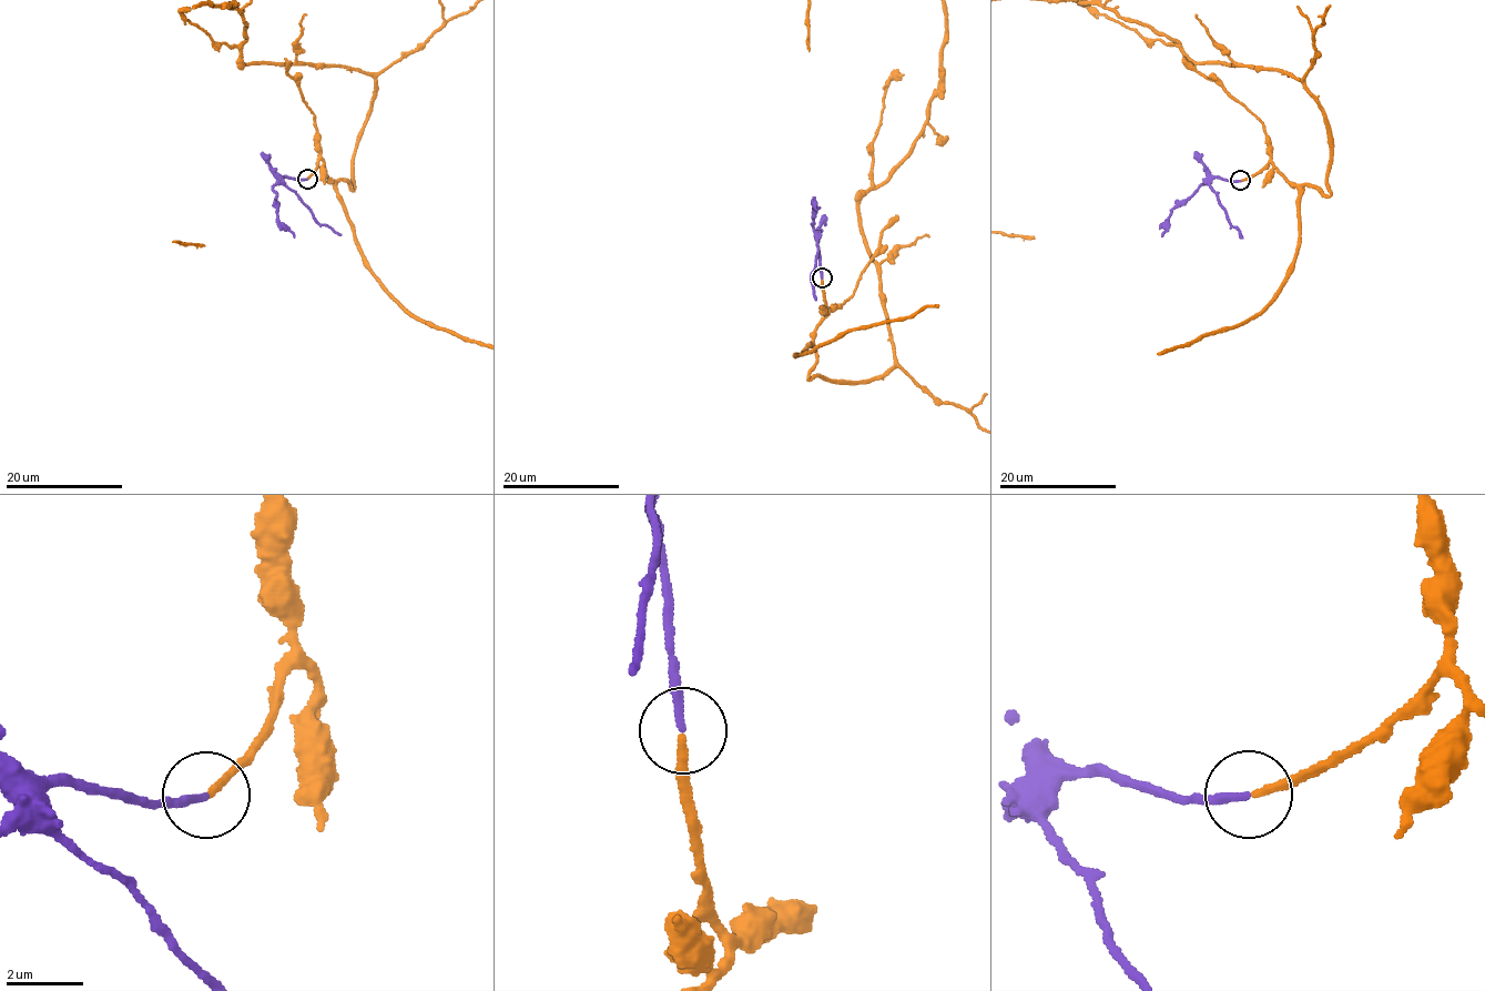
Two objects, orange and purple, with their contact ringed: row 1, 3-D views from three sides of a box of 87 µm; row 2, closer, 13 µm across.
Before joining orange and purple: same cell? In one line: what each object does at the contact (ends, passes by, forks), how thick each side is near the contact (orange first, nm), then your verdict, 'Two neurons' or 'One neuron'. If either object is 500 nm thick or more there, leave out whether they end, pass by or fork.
At the ring orange ends. At the ring purple ends. Thickness 180 nm (orange) against 180 nm. One neuron

